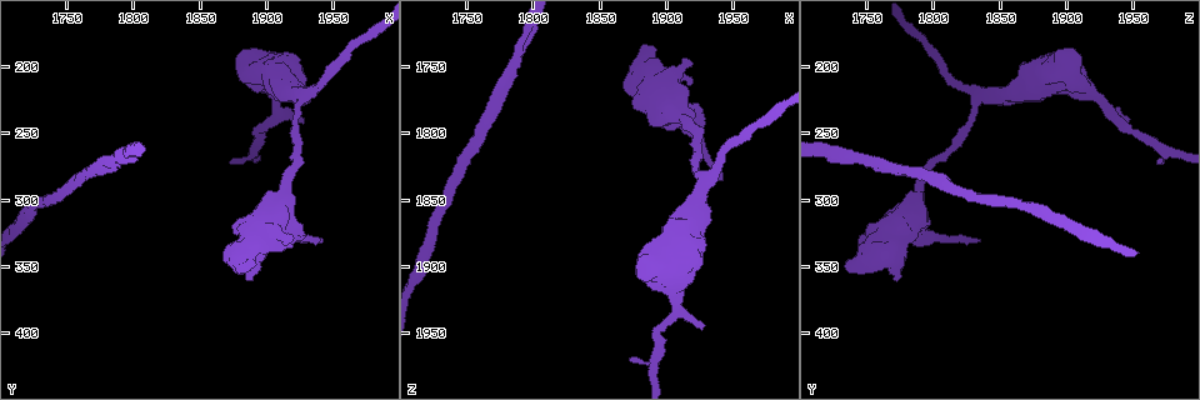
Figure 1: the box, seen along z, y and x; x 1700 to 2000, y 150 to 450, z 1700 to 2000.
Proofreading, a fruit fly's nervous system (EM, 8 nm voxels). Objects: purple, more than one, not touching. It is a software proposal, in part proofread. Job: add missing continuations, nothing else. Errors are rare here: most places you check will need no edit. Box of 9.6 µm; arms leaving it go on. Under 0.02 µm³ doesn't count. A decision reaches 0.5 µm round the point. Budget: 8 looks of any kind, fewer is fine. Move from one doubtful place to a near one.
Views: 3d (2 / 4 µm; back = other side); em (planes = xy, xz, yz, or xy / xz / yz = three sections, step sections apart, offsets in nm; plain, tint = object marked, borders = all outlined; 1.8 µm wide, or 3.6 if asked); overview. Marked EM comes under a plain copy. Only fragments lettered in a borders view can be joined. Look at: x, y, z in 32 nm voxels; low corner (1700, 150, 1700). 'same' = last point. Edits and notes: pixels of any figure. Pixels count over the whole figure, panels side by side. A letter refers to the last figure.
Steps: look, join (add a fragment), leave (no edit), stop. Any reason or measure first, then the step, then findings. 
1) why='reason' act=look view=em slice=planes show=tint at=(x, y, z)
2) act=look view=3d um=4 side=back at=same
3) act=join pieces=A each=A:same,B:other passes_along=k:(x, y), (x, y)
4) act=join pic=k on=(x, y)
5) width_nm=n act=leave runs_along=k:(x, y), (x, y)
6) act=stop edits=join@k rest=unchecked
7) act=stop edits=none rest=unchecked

why='free end' act=look view=3d um=4 side=back at=(1892, 350, 1736)

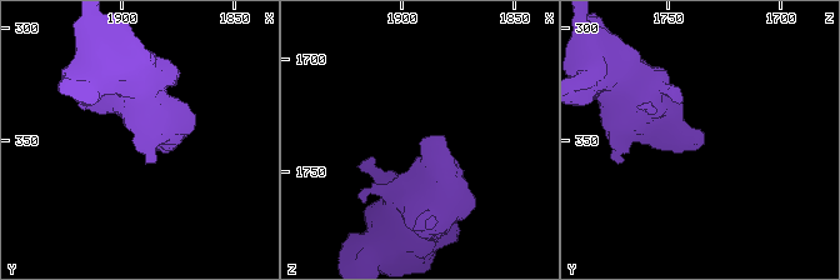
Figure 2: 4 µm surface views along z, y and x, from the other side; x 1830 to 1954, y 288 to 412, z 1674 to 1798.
act=look view=em slice=xy step=4 show=tint at=(1892, 349, 1736)

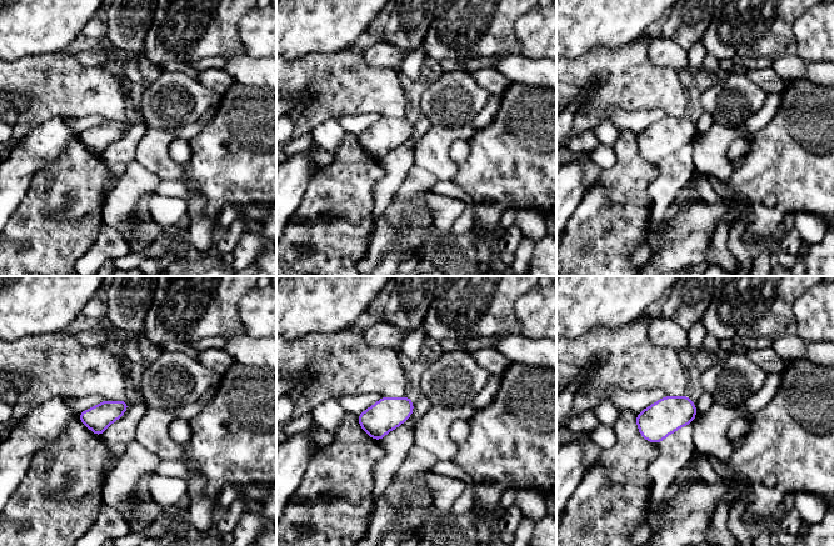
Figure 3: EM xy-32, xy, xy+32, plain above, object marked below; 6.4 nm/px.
why='another direction' act=look view=em slice=planes show=borders at=same

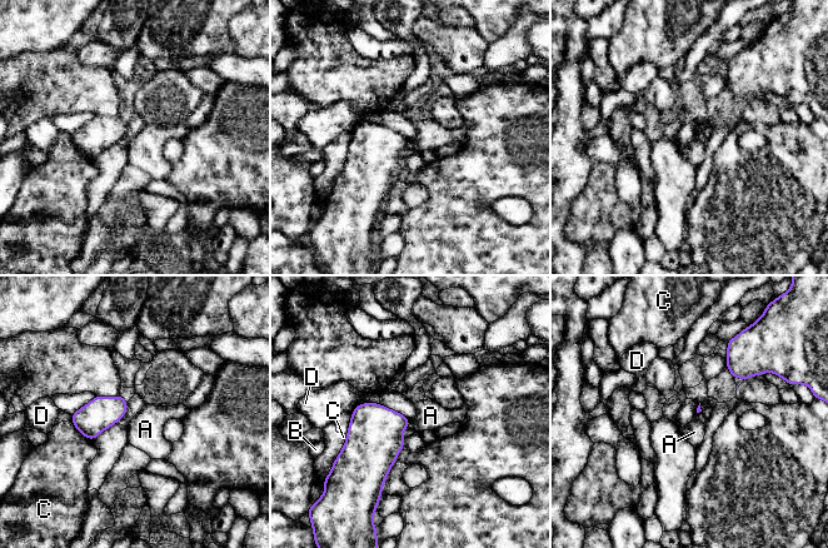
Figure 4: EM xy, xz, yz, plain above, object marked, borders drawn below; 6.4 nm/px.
act=leave each=A:other,B:other,C:other,D:other border=4:(408, 421), (409, 426) found='no lettered fragment goes on from it'

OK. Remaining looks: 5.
why='branch stops here' act=look view=em slice=xz step=16 show=tint at=(1942, 330, 1836)

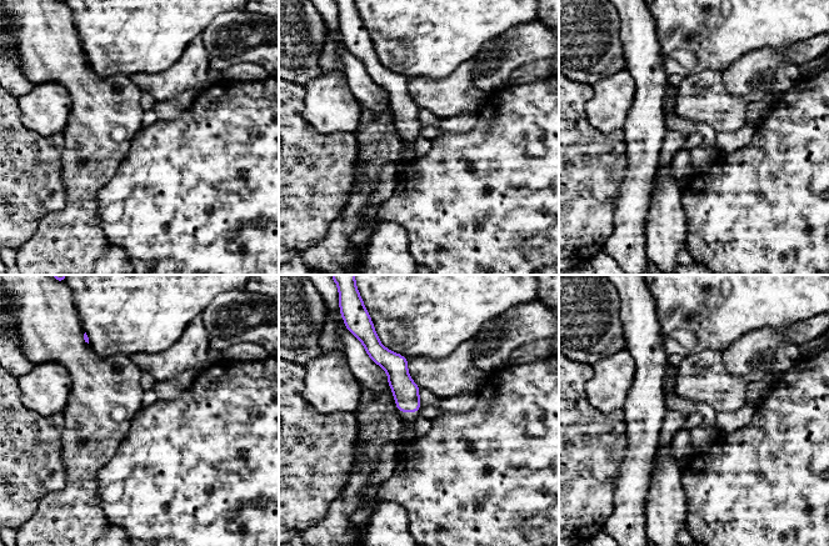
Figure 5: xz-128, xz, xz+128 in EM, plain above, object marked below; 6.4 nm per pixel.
why='another direction' act=look view=em slice=planes show=borders at=same

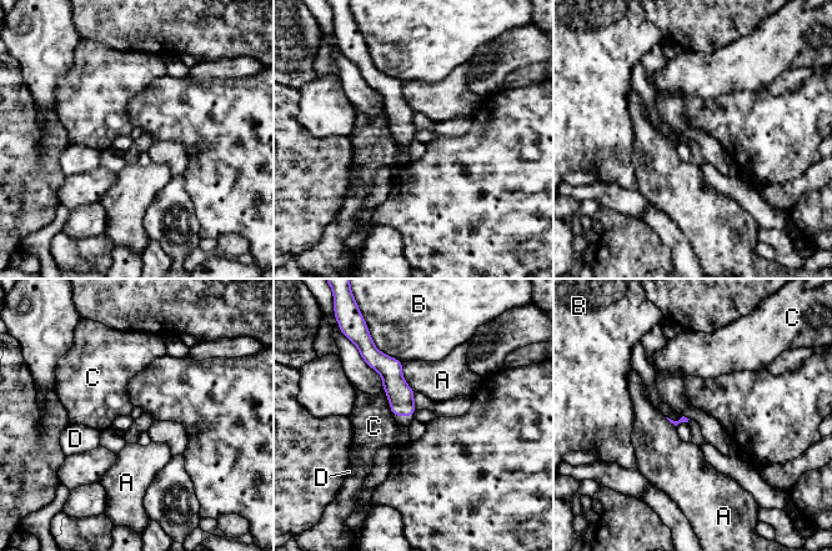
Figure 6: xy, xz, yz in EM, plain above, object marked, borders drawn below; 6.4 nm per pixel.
act=leave each=A:other,B:other,C:other,D:other border=6:(384, 387), (390, 411), (394, 415) found='no lettered fragment goes on from it'

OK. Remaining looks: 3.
why='branch stops here' act=look view=3d um=4 at=(1878, 208, 1892)

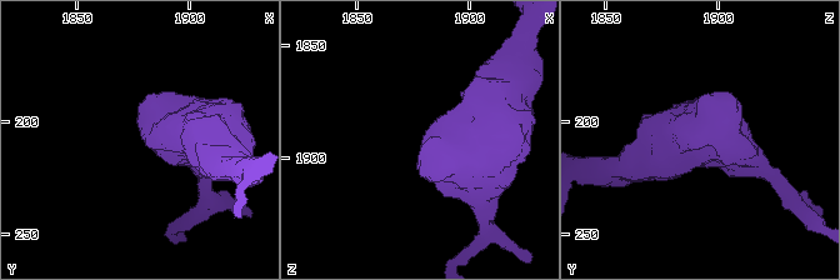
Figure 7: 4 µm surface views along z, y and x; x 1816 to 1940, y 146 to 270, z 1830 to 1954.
act=look view=em um=3.6 slice=xz step=16 show=tint at=(1879, 208, 1892)

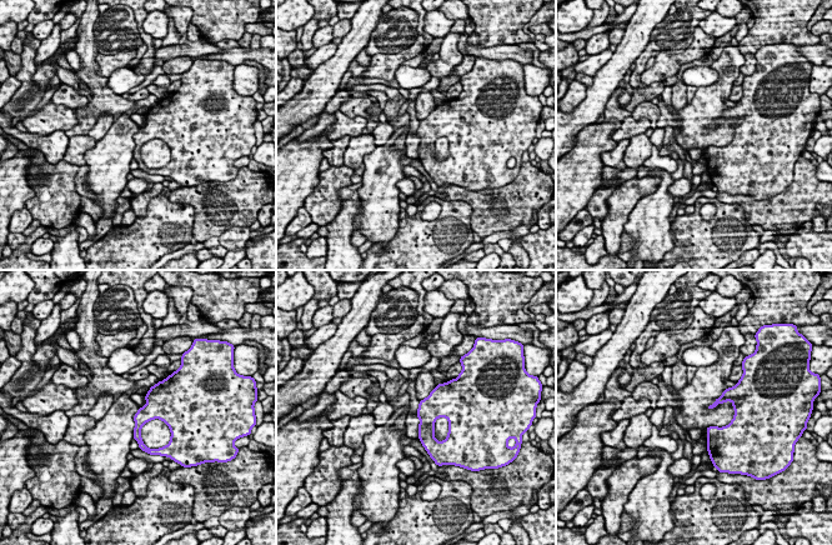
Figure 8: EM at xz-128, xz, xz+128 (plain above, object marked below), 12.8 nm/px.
why='cut it another way' act=look view=em um=3.6 slice=planes show=borders at=same

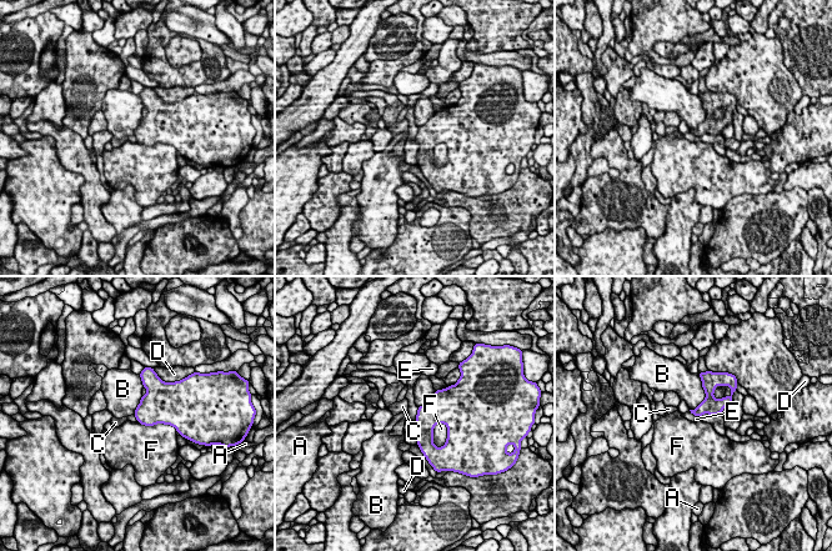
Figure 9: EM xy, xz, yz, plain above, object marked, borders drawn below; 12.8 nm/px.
act=leave each=A:other,B:other,C:other,D:other,E:other,F:other border=9:(419, 407), (414, 420) found='none of them fits'

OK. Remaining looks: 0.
act=stop edits=none rest=unchecked

